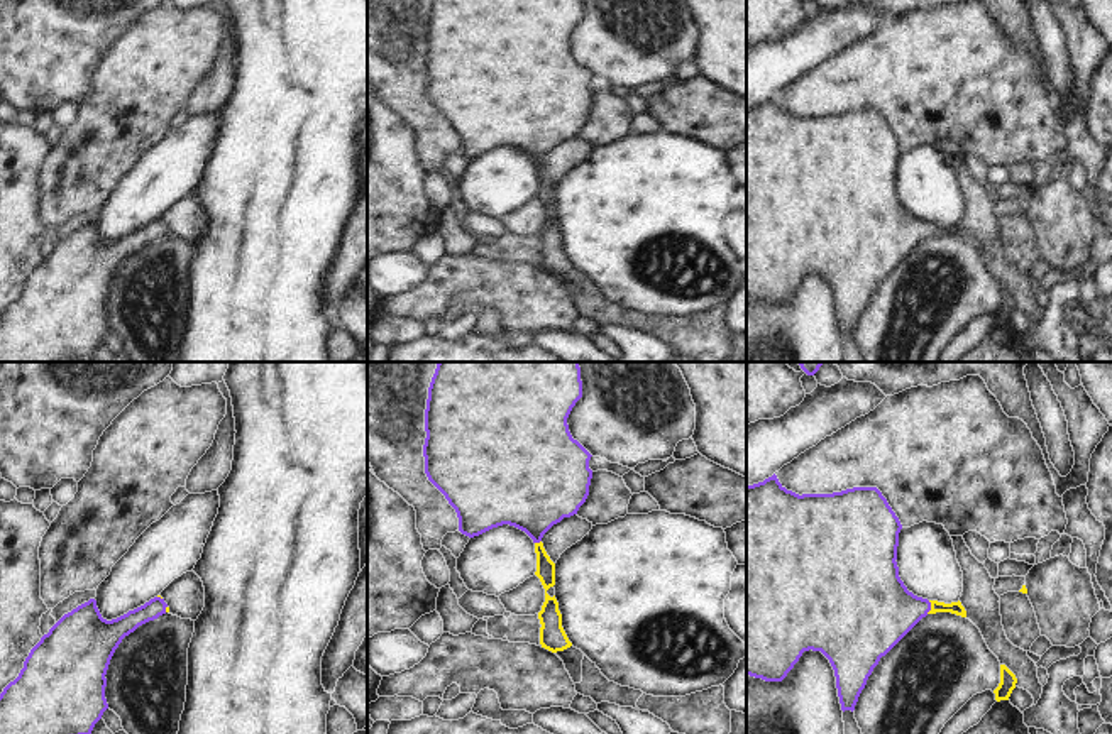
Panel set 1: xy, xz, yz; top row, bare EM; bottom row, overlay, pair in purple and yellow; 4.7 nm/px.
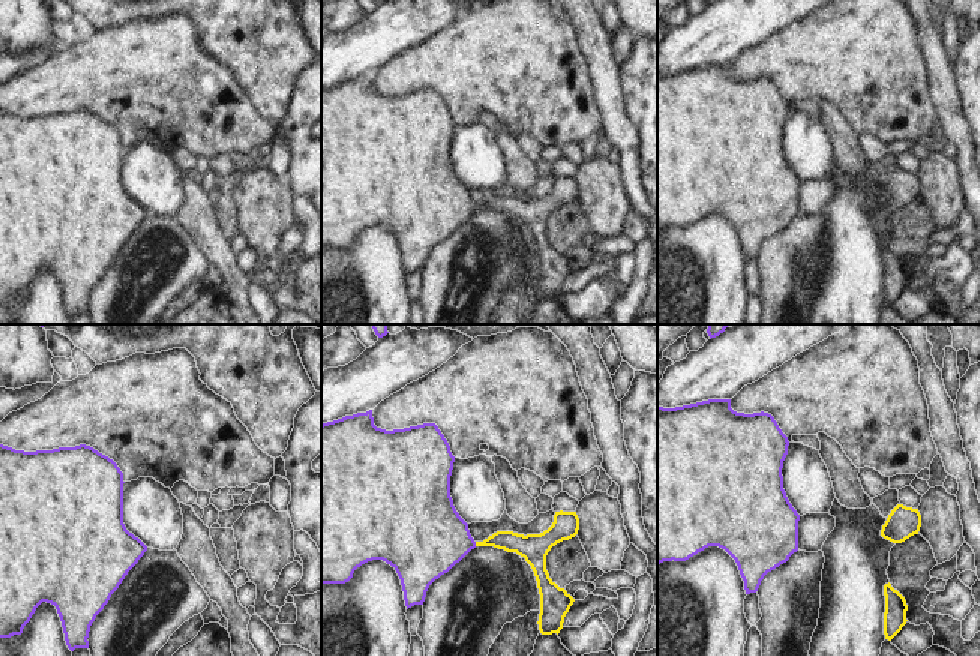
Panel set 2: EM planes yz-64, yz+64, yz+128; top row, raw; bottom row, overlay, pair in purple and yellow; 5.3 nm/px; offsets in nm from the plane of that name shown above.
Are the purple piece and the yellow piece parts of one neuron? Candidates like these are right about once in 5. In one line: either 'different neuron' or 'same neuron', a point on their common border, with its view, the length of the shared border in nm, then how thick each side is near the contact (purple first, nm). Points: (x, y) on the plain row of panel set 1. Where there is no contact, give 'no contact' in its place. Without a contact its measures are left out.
same neuron | yz (930, 229) | 70 nm | 360/60 nm

